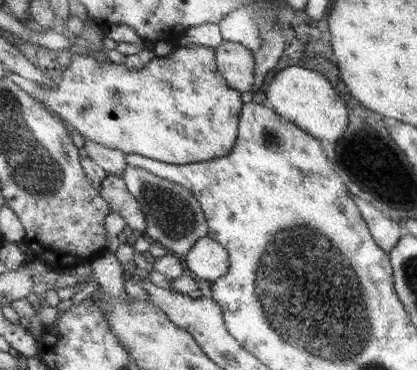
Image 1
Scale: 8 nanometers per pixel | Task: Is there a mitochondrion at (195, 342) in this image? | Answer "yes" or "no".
no

